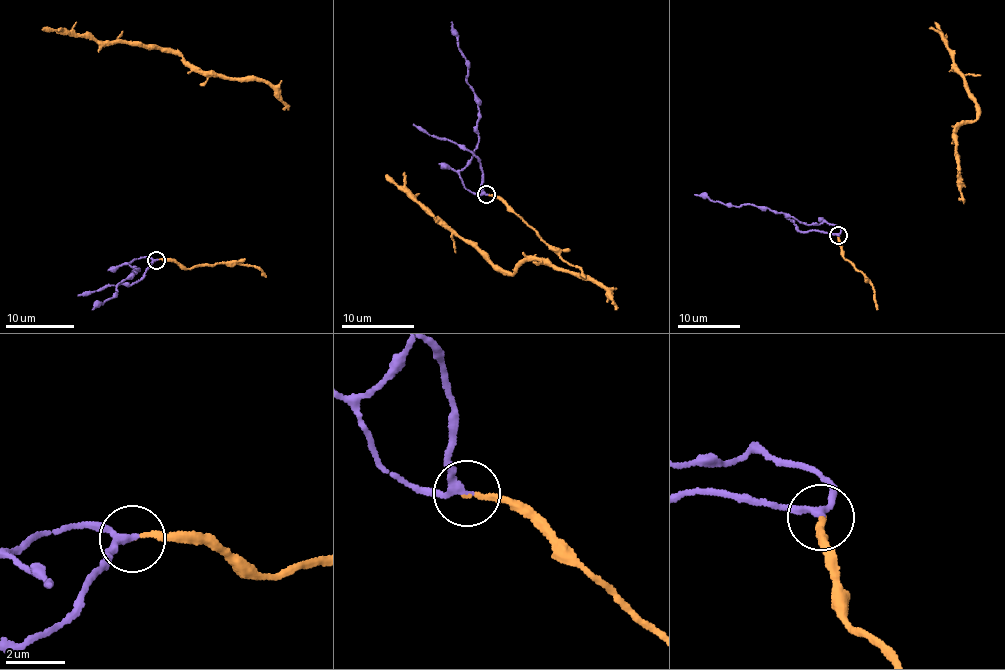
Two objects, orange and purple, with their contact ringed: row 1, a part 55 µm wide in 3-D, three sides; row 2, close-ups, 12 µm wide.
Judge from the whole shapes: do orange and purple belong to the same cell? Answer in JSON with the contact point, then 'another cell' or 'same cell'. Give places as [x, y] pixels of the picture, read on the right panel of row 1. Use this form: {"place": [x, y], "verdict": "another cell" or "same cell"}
{"place": [838, 235], "verdict": "same cell"}

